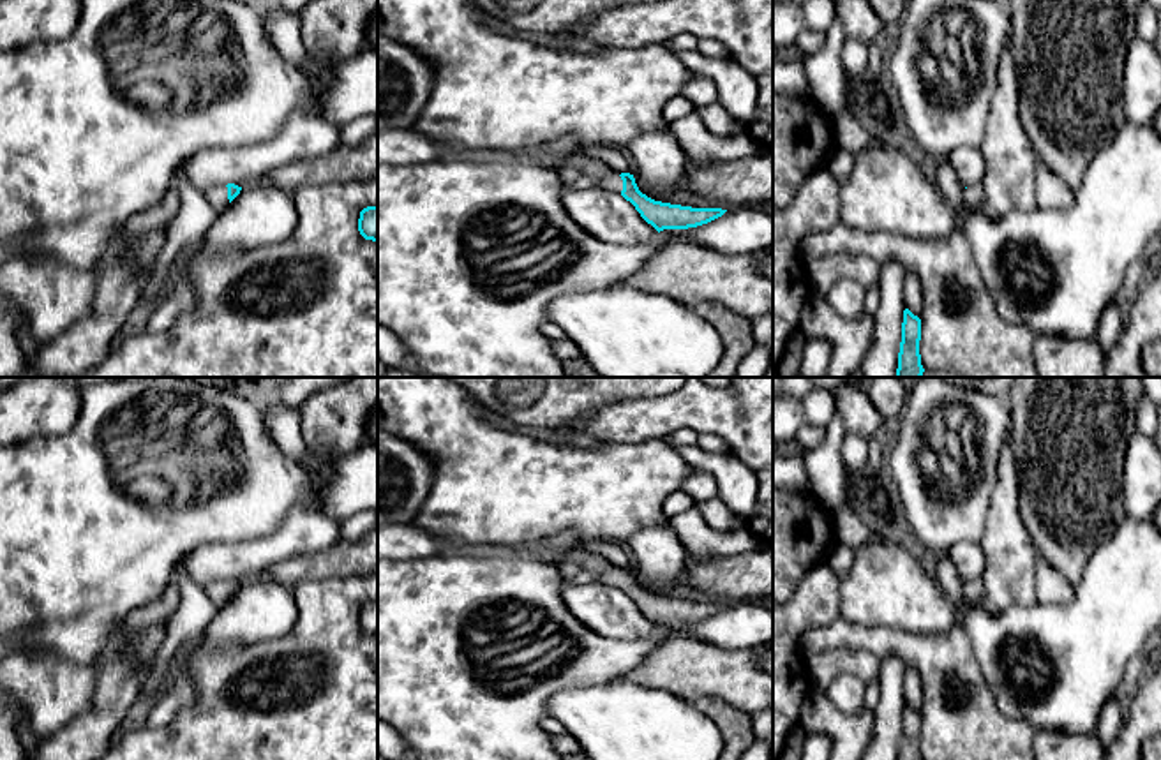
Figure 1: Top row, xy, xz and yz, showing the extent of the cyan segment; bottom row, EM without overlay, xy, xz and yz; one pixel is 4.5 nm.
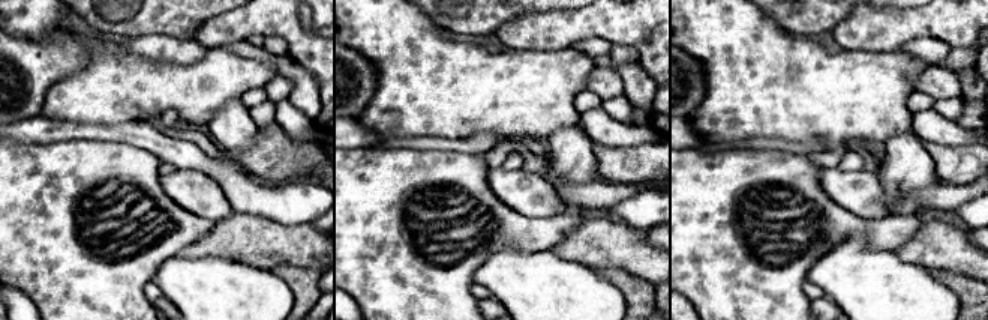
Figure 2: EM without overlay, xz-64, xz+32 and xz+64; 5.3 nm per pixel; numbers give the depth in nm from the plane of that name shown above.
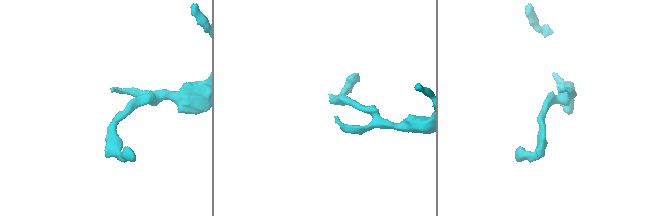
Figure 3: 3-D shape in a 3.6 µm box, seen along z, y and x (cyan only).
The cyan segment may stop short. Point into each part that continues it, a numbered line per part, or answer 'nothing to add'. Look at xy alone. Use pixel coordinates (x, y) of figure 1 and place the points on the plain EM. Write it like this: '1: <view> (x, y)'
1: xy (217, 591)

